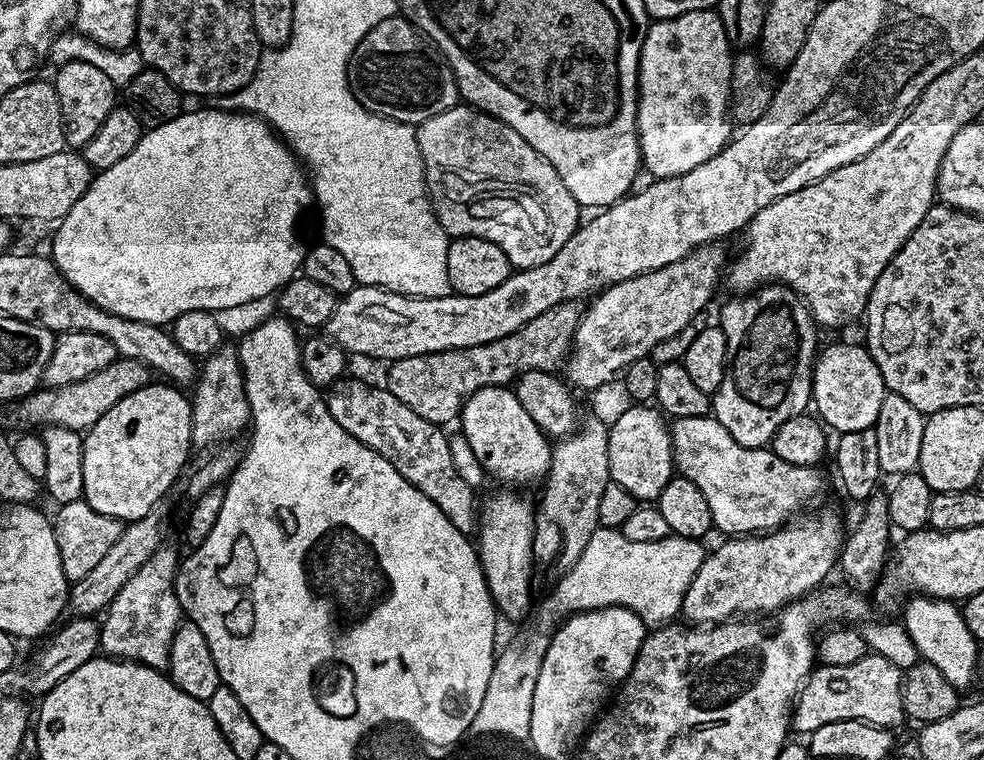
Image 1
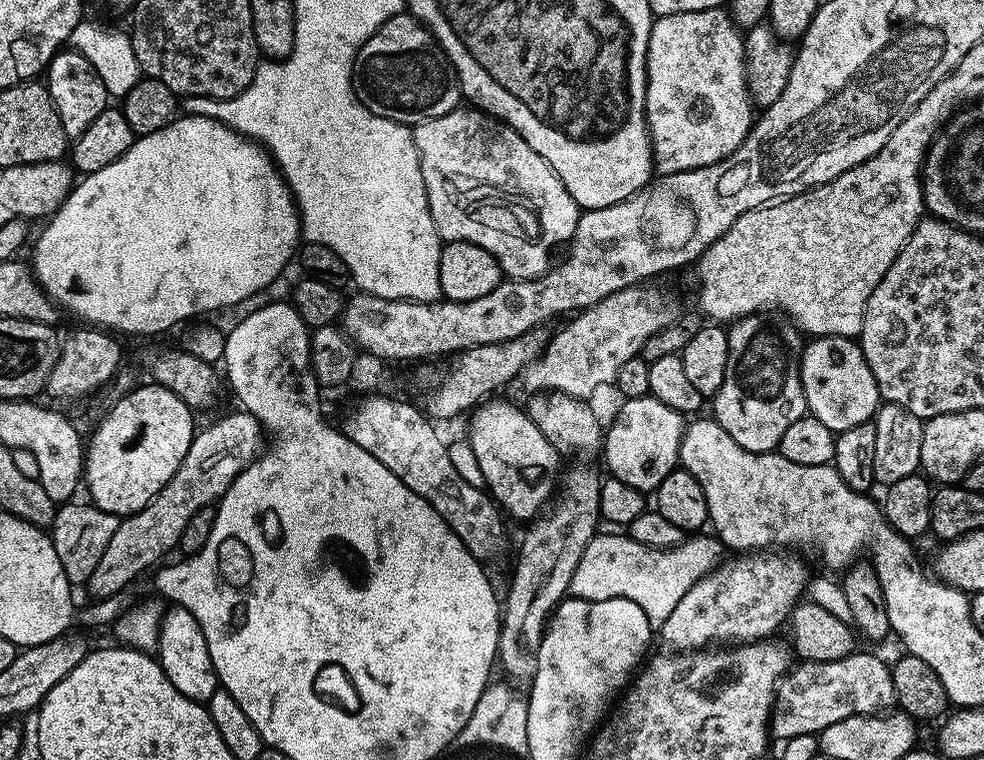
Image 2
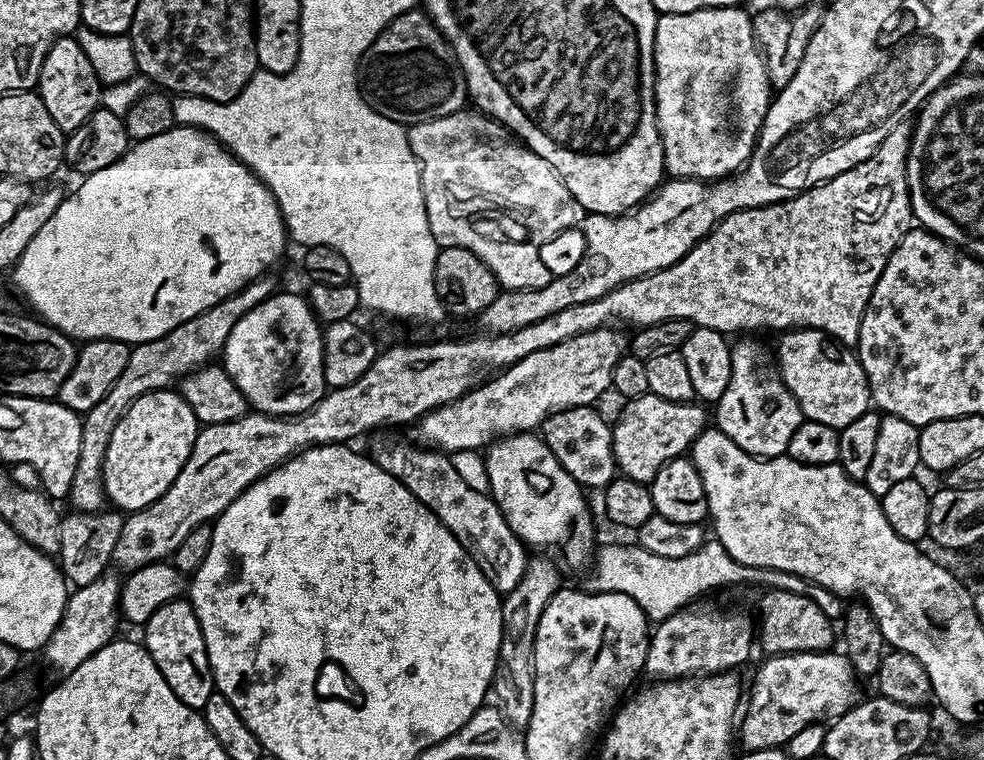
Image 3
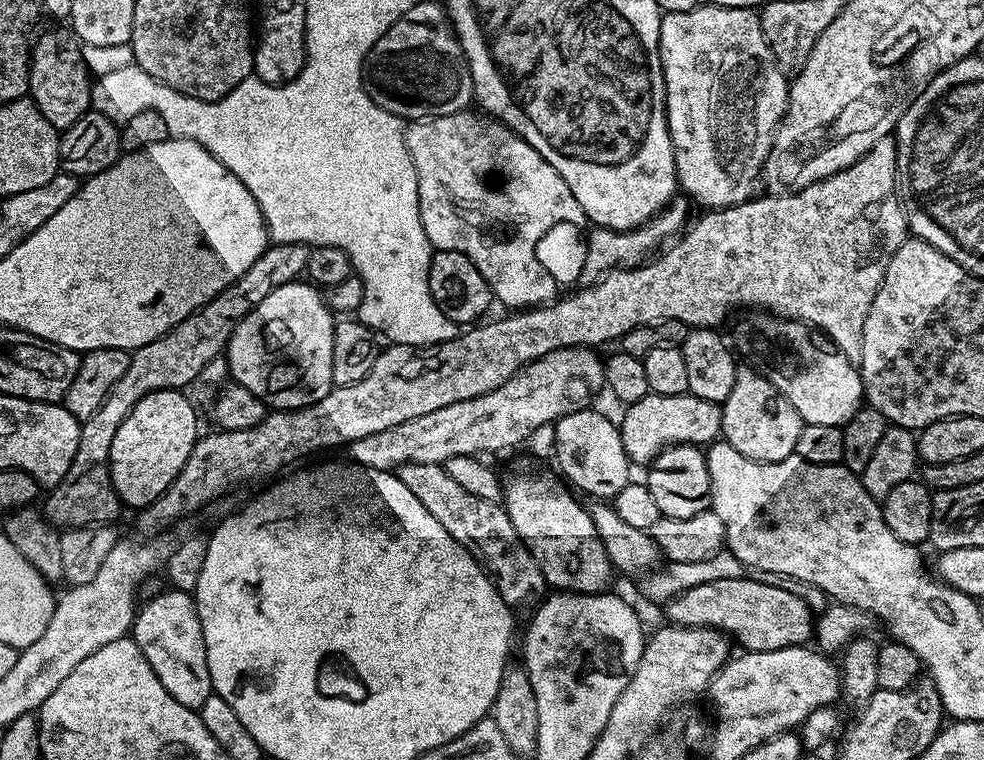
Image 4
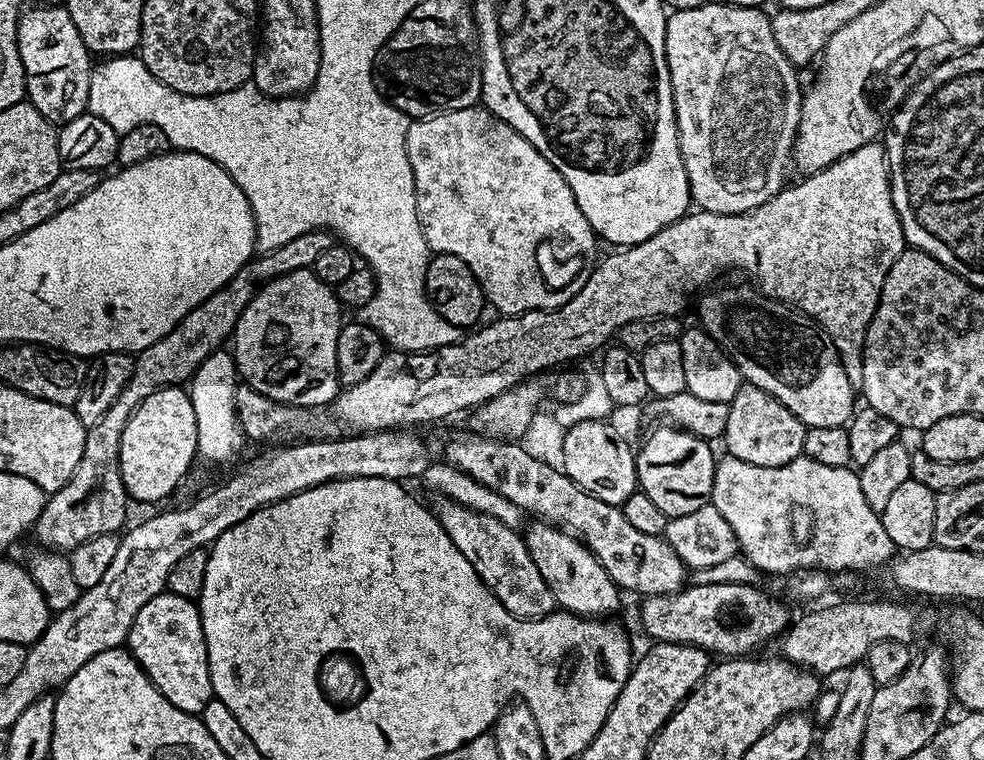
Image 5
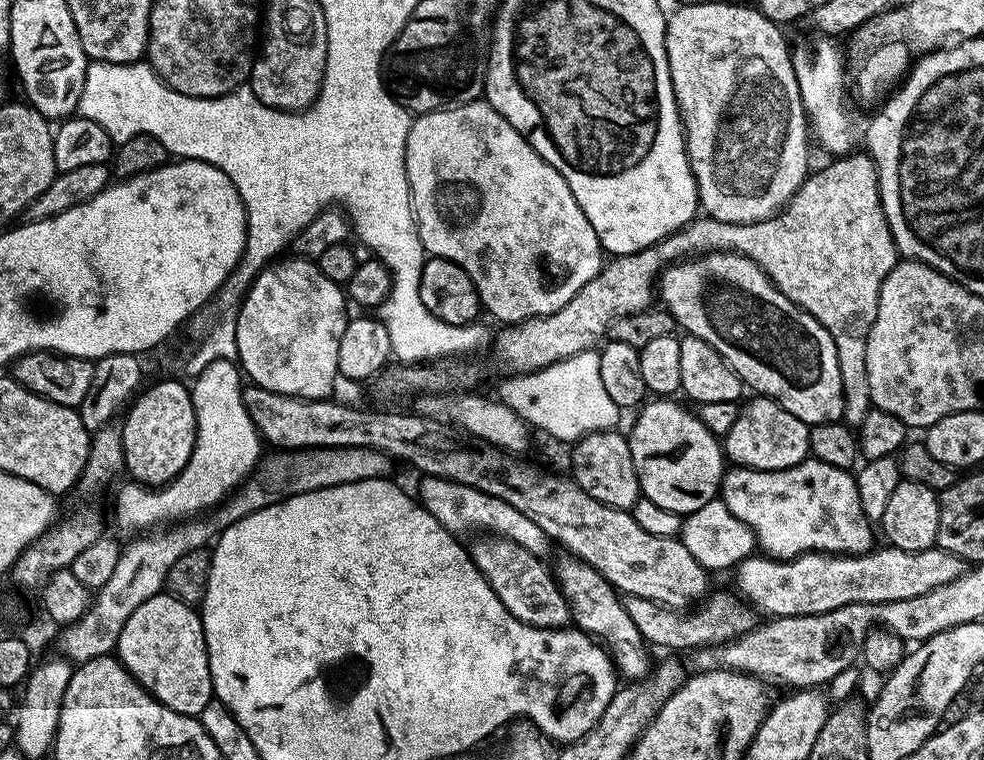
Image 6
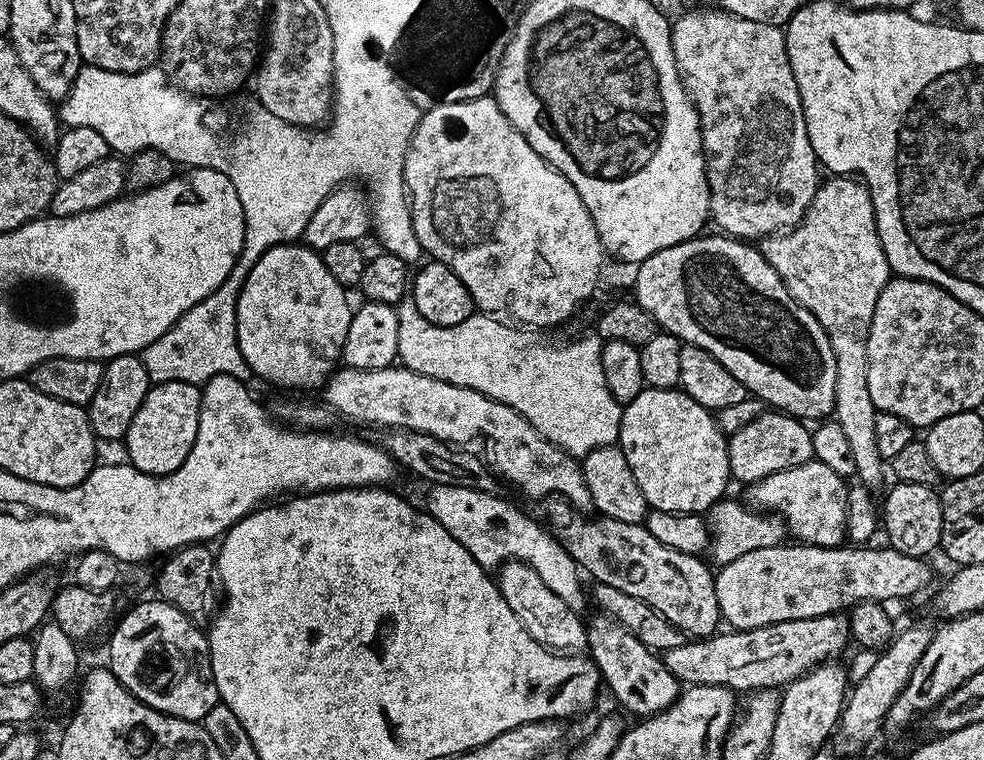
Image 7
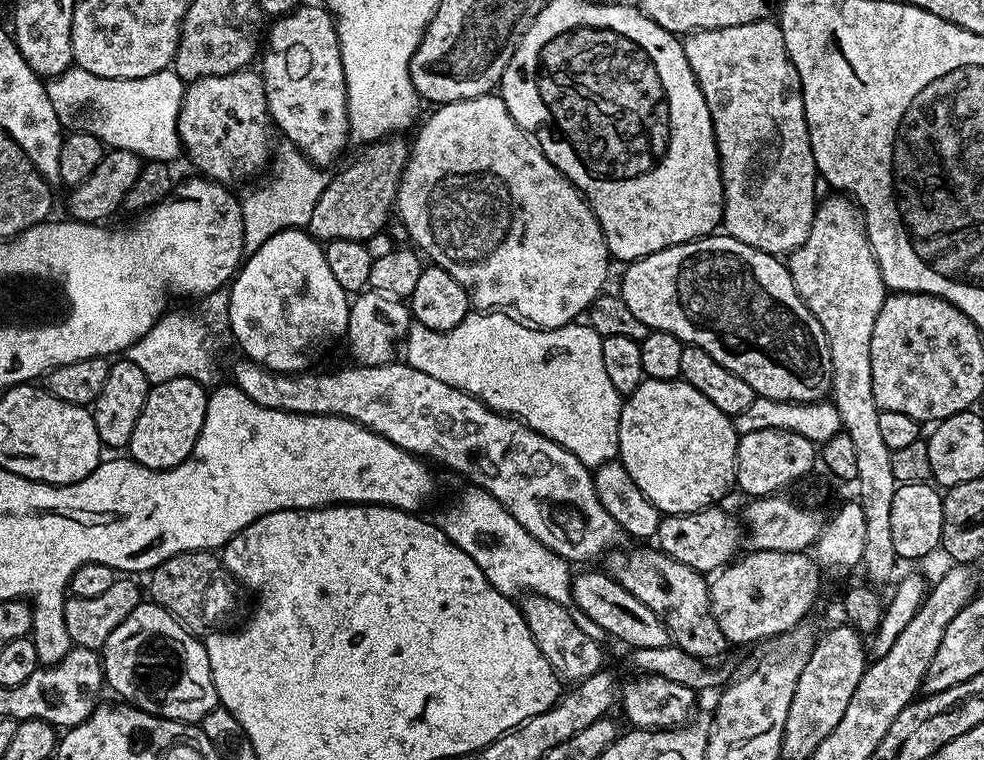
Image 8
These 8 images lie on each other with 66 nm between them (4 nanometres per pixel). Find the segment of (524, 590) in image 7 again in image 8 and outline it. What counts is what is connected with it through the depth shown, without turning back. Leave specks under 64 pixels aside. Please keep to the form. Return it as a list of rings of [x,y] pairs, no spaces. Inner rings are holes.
[[[528,594],[523,597],[522,611],[524,621],[534,638],[534,642],[542,650],[546,662],[564,682],[579,682],[590,678],[595,672],[605,667],[604,652],[600,644],[588,632],[583,632],[581,621],[573,618],[565,605],[550,598]],[[572,680],[572,681],[568,681]]]

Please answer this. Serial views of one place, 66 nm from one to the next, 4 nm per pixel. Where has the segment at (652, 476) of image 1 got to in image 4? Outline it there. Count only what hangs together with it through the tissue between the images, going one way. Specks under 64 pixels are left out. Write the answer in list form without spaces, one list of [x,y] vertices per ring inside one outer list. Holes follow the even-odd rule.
[[[649,392],[646,398],[627,405],[626,418],[619,426],[622,446],[633,465],[651,465],[659,452],[676,444],[707,446],[722,433],[722,407],[691,392],[658,394]]]

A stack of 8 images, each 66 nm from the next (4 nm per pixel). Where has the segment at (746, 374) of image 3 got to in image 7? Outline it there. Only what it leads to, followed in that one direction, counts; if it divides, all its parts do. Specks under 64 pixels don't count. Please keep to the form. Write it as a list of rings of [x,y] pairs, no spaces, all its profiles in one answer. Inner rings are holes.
[[[765,410],[754,422],[742,426],[728,437],[728,471],[733,481],[741,480],[744,486],[758,482],[770,474],[802,466],[813,459],[812,434],[805,421],[779,410]]]

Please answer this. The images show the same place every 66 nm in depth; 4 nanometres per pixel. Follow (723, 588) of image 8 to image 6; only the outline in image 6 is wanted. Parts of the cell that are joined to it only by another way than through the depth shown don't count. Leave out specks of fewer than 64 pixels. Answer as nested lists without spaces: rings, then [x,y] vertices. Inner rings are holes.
[[[891,546],[883,547],[873,547],[872,551],[863,552],[860,556],[805,552],[803,556],[796,556],[792,560],[774,560],[763,554],[753,554],[741,564],[737,564],[734,569],[737,588],[735,591],[740,599],[757,613],[765,612],[765,617],[801,616],[802,614],[822,614],[826,610],[838,610],[838,606],[885,604],[902,602],[902,598],[918,598],[922,594],[930,594],[930,590],[938,586],[946,586],[954,582],[954,578],[958,578],[966,571],[965,561],[935,546],[917,552],[898,550]]]

